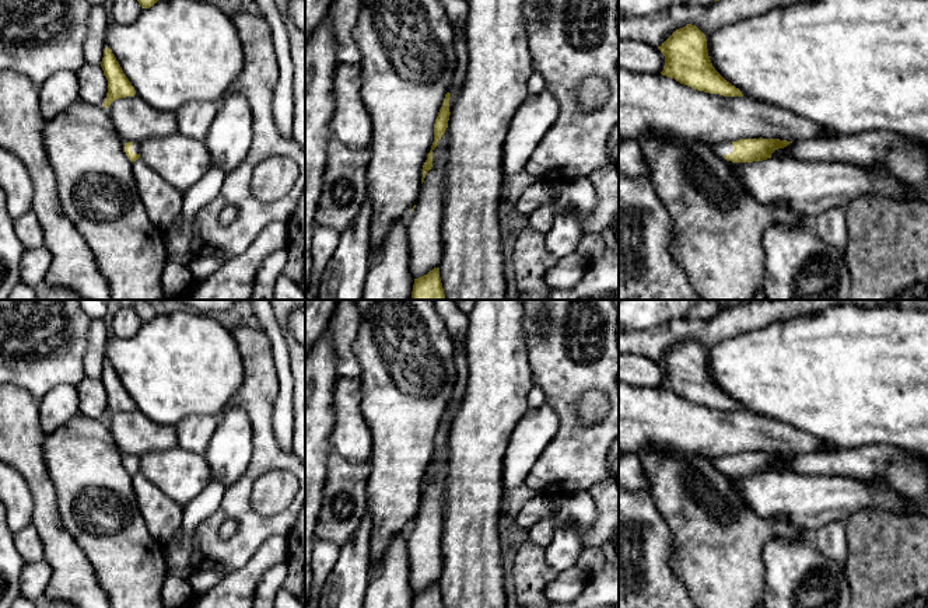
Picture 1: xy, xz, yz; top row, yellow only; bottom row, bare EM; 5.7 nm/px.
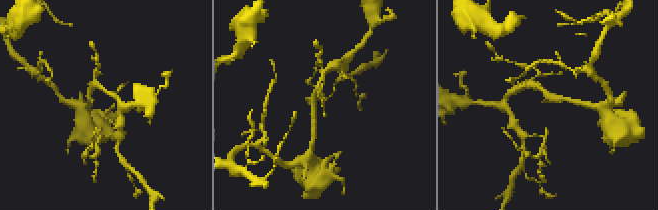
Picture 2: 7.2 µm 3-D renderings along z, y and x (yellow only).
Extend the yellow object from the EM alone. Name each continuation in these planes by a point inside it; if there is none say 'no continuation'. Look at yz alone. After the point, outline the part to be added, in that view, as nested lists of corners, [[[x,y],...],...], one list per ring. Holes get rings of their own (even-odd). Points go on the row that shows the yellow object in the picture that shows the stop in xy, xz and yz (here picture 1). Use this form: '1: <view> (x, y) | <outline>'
1: yz (722, 147) | [[[719,141],[712,144],[712,150],[718,157],[724,158],[725,154],[731,154],[733,151],[733,146],[731,141]]]

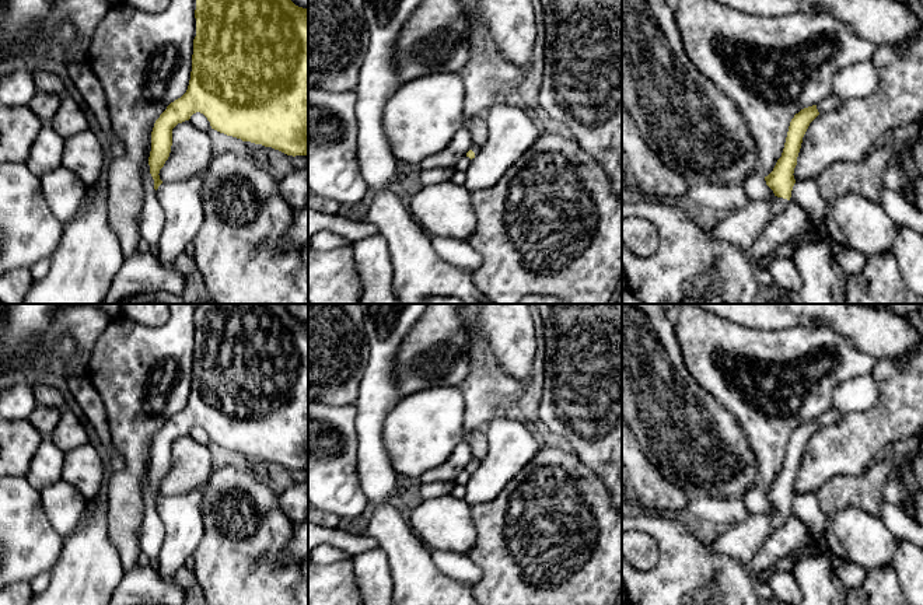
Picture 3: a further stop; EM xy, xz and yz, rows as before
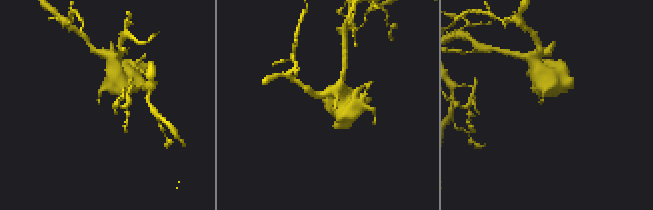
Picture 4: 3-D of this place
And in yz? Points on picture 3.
1: yz (741, 227) | [[[775,197],[772,202],[748,200],[748,203],[723,217],[710,230],[710,237],[728,241],[742,249],[749,249],[763,230],[779,216],[790,200]]]

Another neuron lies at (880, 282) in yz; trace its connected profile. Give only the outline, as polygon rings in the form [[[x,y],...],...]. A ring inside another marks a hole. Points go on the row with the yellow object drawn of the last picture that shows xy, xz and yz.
[[[891,249],[868,256],[860,274],[847,276],[845,288],[845,304],[923,304],[906,287]]]

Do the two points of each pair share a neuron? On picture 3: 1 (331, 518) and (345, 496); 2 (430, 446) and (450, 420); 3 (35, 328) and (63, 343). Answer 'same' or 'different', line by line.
1: different
2: same
3: same

